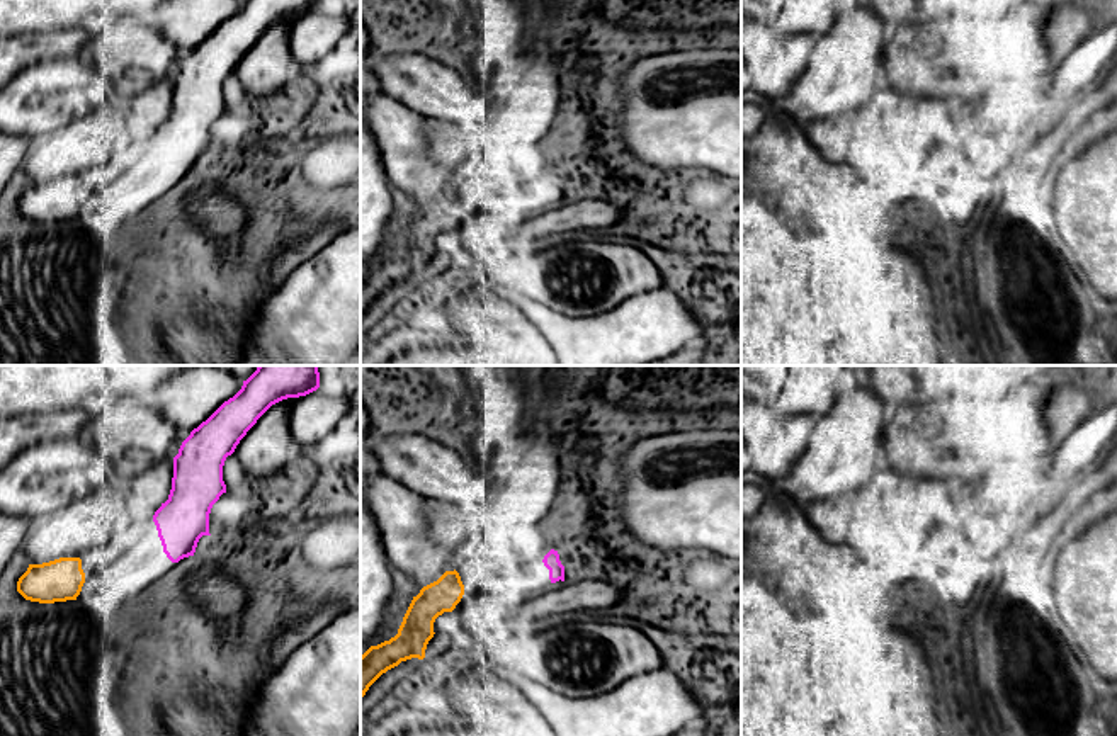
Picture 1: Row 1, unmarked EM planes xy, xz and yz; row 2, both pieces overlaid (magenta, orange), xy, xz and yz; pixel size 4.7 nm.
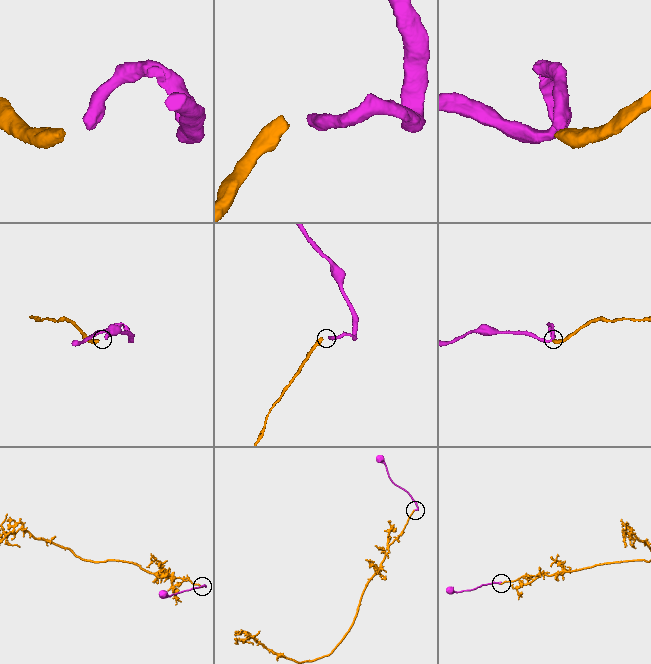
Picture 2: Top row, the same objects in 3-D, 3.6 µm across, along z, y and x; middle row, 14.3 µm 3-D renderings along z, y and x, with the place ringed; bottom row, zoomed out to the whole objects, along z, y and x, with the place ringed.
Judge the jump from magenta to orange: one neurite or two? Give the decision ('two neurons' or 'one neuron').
two neurons

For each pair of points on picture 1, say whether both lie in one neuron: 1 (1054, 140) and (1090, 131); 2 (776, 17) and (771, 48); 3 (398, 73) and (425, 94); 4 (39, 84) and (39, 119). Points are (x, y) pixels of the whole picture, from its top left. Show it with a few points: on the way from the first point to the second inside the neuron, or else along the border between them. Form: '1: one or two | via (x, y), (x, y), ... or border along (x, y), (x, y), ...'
1: two | border along (1077, 130), (1053, 158)
2: two | border along (788, 31), (793, 33)
3: one | via (405, 77), (419, 87)
4: one | via (46, 92), (46, 111)

